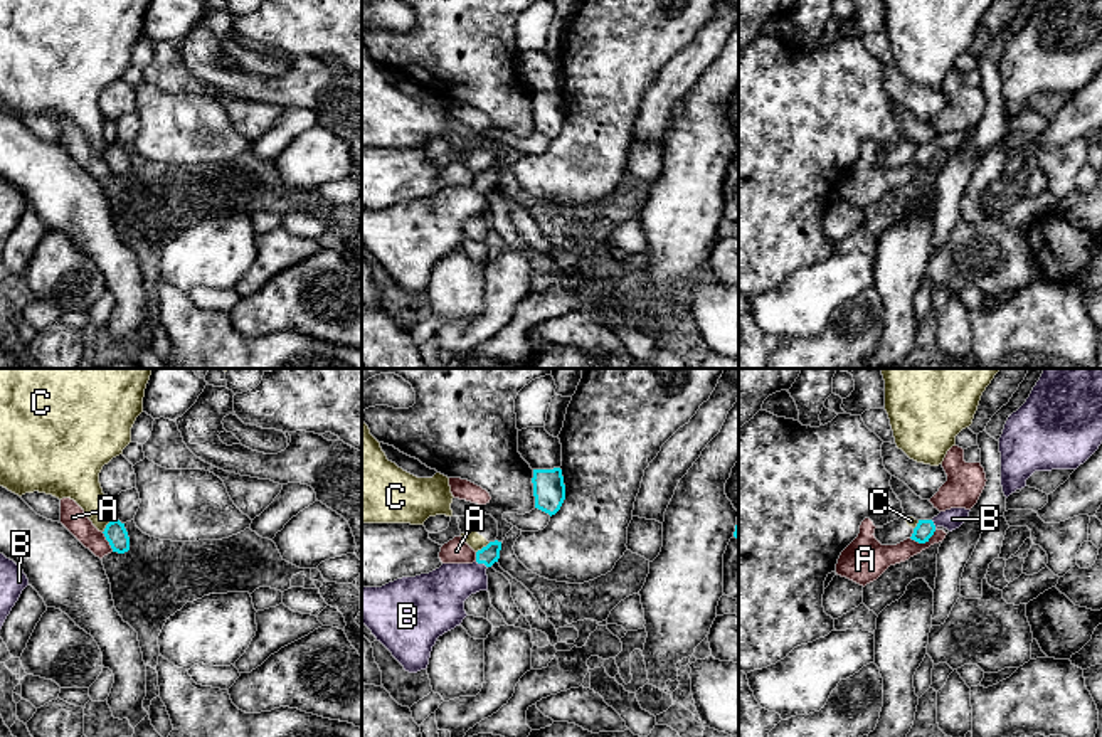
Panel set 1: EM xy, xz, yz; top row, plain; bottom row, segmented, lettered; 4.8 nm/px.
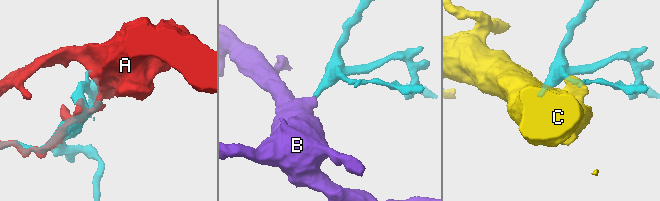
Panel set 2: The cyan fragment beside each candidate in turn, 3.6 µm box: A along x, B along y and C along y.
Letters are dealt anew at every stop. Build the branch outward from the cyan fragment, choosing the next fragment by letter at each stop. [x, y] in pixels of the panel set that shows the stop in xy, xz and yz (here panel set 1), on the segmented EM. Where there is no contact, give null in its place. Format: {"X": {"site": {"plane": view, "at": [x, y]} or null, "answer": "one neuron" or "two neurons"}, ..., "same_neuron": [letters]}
{"A": {"site": {"plane": "yz", "at": [924, 542]}, "answer": "two neurons"}, "B": {"site": {"plane": "xz", "at": [482, 562]}, "answer": "one neuron"}, "C": {"site": {"plane": "xz", "at": [483, 547]}, "answer": "two neurons"}, "same_neuron": ["B"]}

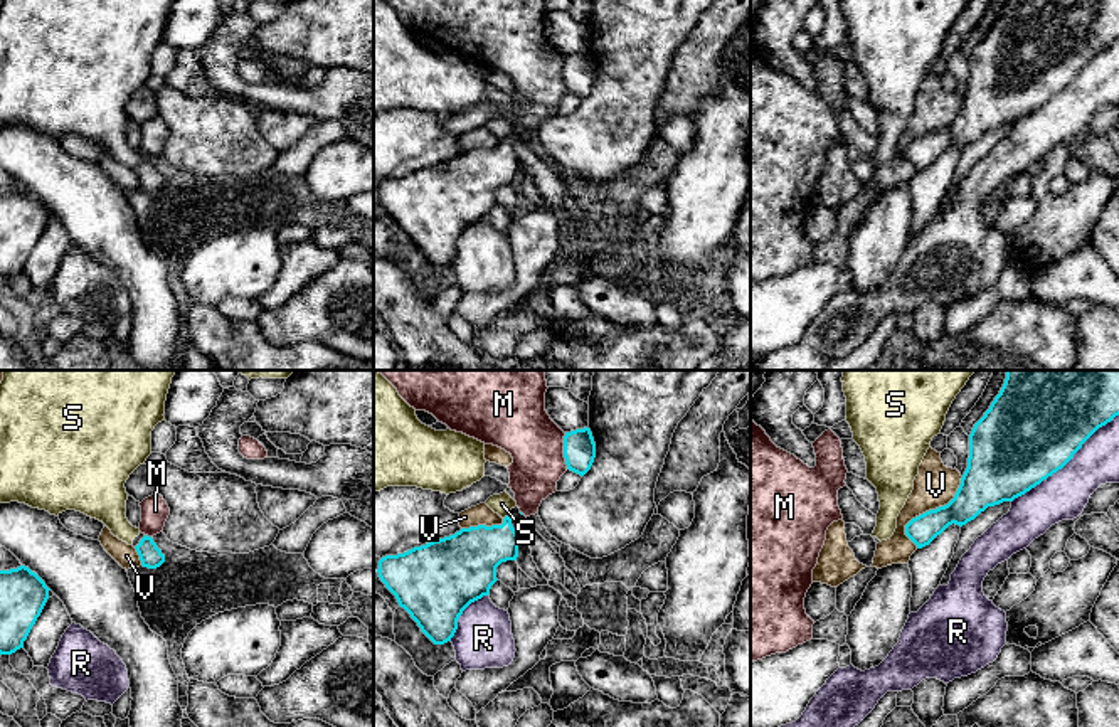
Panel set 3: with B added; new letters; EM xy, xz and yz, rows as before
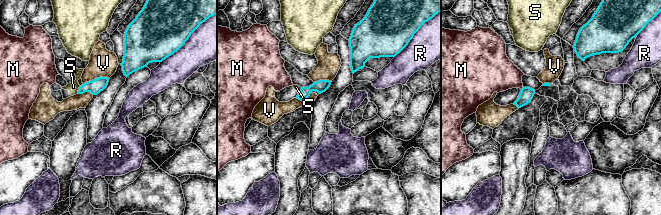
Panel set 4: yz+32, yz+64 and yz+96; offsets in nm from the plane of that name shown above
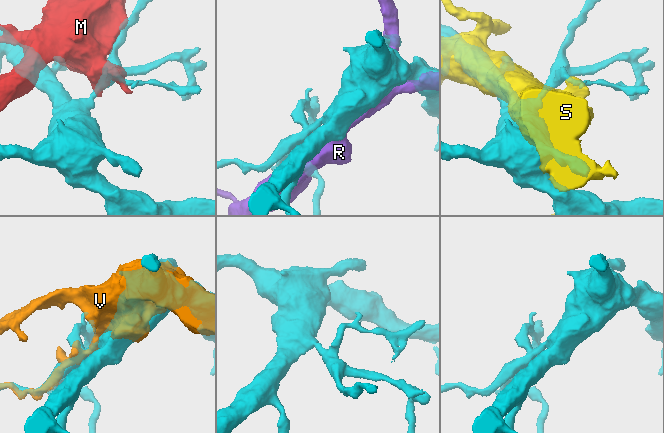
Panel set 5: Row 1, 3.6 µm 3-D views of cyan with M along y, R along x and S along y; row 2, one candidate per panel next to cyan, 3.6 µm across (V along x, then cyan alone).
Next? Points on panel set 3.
{"M": {"site": {"plane": "xz", "at": [564, 451]}, "answer": "two neurons"}, "R": {"site": {"plane": "yz", "at": [1065, 463]}, "answer": "two neurons"}, "S": {"site": {"plane": "xz", "at": [505, 517]}, "answer": "two neurons"}, "V": {"site": {"plane": "yz", "at": [929, 510]}, "answer": "two neurons"}, "same_neuron": []}

